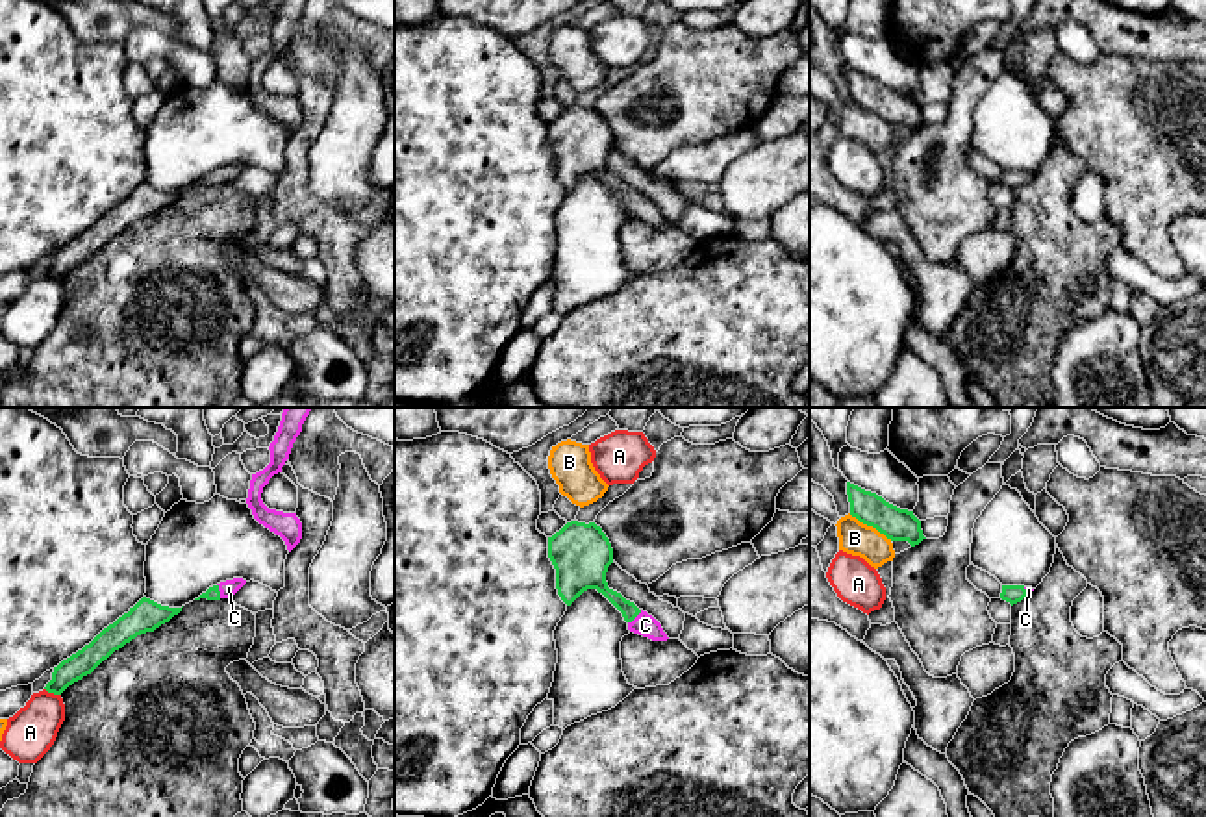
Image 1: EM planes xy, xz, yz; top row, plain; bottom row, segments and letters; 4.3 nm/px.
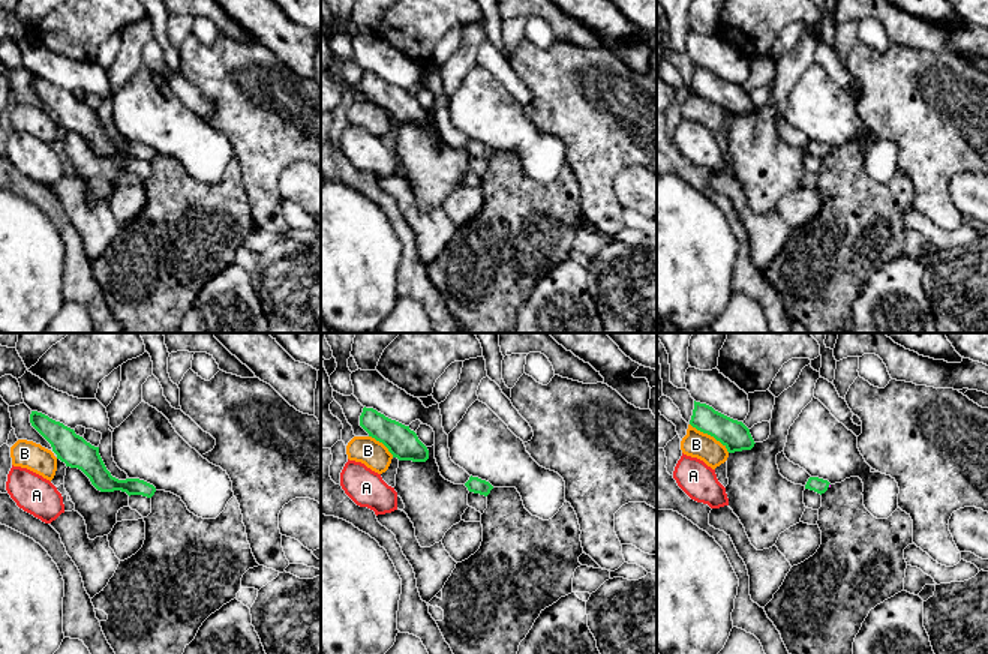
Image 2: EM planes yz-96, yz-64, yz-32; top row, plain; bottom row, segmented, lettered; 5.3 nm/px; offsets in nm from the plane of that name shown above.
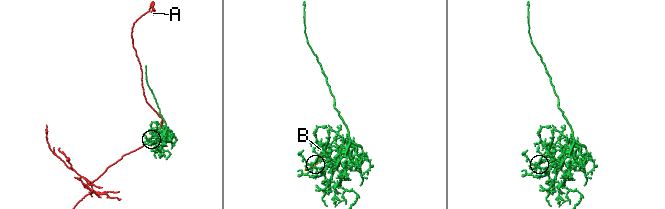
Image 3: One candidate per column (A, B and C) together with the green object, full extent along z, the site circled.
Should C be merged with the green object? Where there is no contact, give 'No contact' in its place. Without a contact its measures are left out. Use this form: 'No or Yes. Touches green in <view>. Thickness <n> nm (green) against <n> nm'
Yes. Touches green in xz. Thickness 110 nm (green) against 100 nm

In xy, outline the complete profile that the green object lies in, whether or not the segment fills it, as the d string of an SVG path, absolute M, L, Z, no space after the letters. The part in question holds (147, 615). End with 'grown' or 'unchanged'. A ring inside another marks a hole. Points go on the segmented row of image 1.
M143 597L128 613L104 628L89 645L54 667L46 691L61 695L69 685L91 674L115 650L141 634L154 632L178 615L182 608L161 606Z; unchanged

